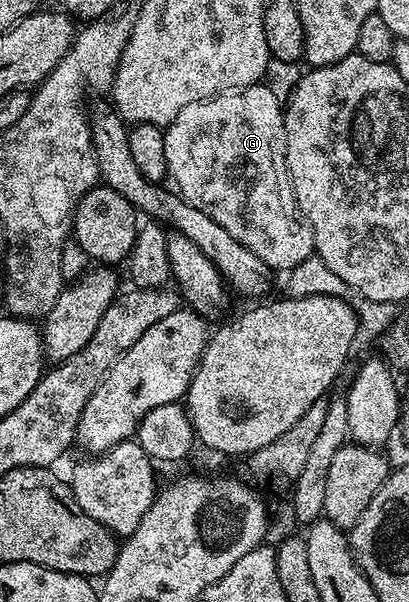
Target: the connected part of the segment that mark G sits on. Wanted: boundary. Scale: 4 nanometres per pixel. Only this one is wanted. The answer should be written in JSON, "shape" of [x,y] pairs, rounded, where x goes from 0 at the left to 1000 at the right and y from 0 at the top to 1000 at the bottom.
{"shape":[[[636,138],[611,141],[597,148],[557,148],[555,153],[531,154],[523,161],[509,161],[501,168],[462,171],[462,178],[440,184],[433,198],[423,198],[403,214],[408,284],[416,299],[421,302],[430,301],[425,306],[443,326],[472,344],[501,350],[501,357],[511,357],[511,364],[540,370],[540,377],[550,377],[550,384],[560,384],[560,390],[570,390],[570,397],[579,397],[592,407],[609,410],[609,417],[619,417],[619,424],[628,424],[628,430],[645,434],[665,450],[682,450],[682,447],[709,450],[721,440],[756,430],[770,420],[770,392],[760,375],[741,365],[741,355],[731,352],[731,341],[721,336],[721,319],[711,314],[711,294],[702,289],[702,219],[692,209],[694,186],[694,176],[675,158],[667,158],[658,141]]]}

